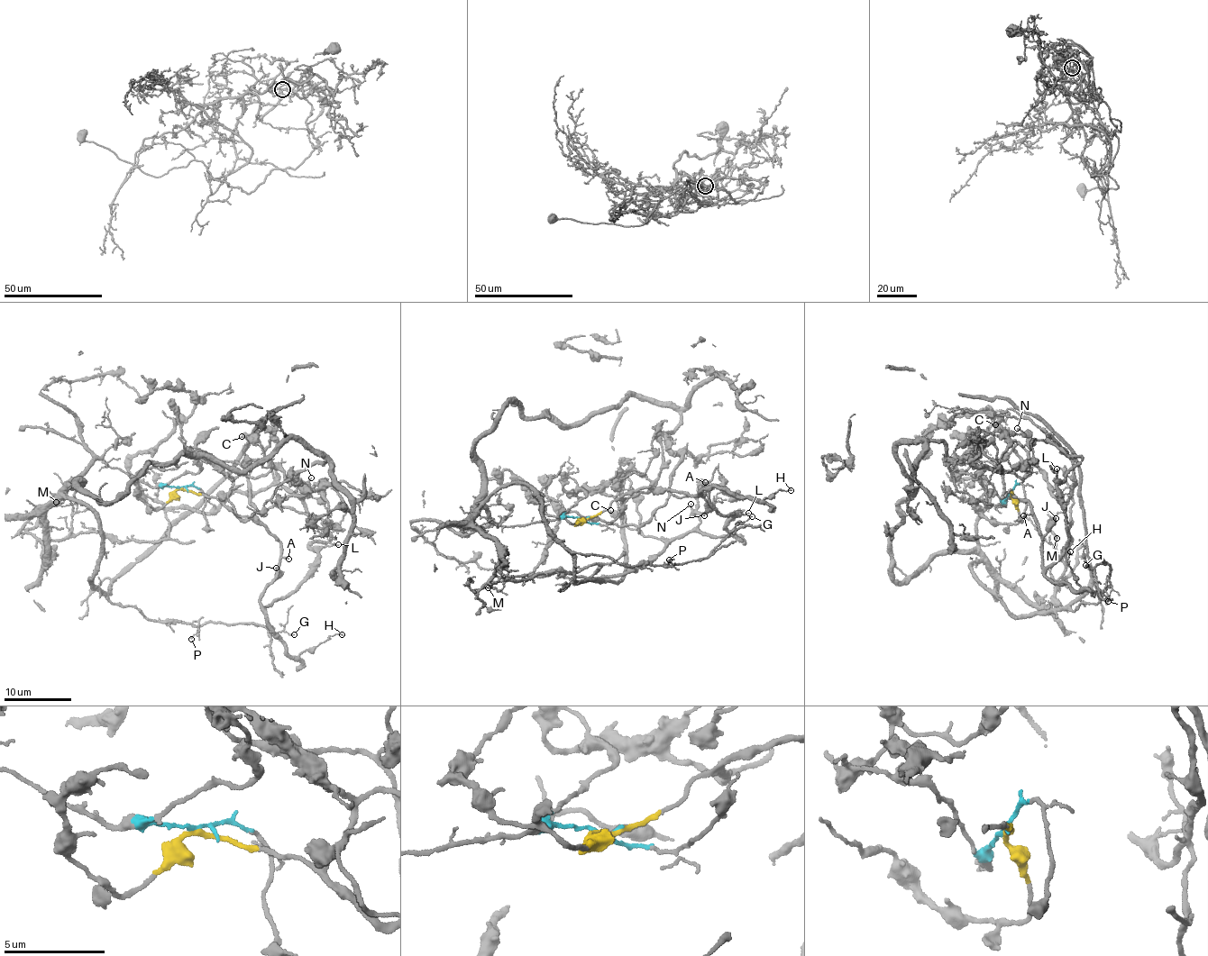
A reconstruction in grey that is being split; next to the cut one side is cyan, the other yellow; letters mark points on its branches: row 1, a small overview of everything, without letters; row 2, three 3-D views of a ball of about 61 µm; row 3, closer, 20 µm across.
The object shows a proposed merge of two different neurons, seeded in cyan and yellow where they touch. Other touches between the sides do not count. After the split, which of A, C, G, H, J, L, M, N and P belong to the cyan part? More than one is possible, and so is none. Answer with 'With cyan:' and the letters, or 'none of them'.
With cyan: G, M, P

